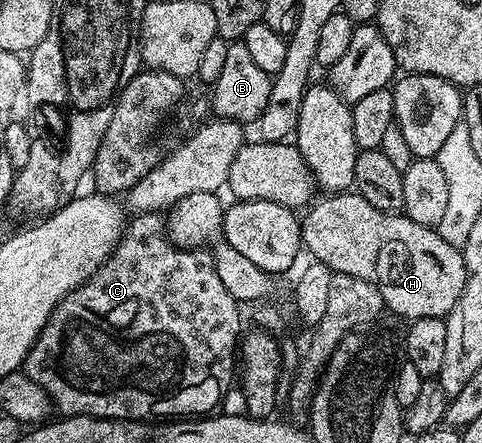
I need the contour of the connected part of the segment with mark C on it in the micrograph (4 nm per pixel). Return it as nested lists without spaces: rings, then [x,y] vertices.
[[[162,213],[135,214],[126,223],[123,237],[110,258],[104,262],[89,281],[83,282],[76,290],[71,290],[57,304],[57,308],[49,316],[45,328],[37,336],[33,348],[27,353],[25,373],[32,378],[51,398],[51,405],[60,415],[70,416],[84,414],[94,418],[137,418],[151,420],[154,414],[171,414],[167,416],[207,416],[216,409],[215,406],[223,398],[227,385],[231,382],[231,373],[237,370],[237,347],[241,342],[239,330],[240,303],[229,296],[225,284],[221,284],[221,276],[217,276],[215,256],[210,249],[183,250],[167,239],[167,228]]]

